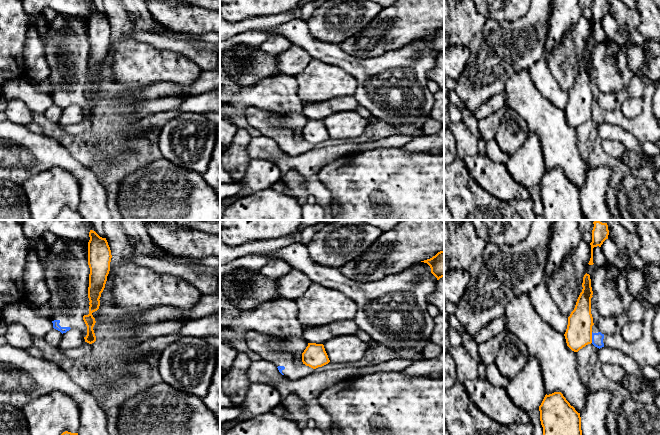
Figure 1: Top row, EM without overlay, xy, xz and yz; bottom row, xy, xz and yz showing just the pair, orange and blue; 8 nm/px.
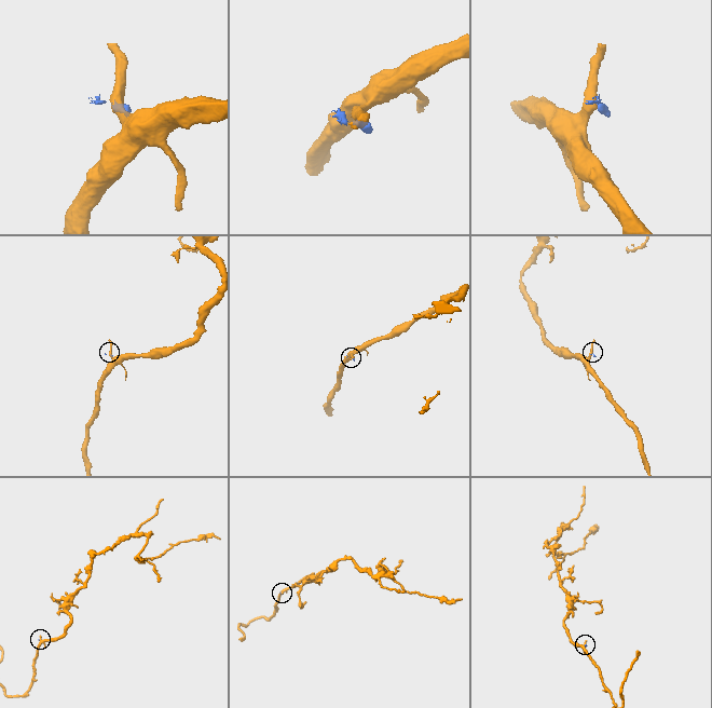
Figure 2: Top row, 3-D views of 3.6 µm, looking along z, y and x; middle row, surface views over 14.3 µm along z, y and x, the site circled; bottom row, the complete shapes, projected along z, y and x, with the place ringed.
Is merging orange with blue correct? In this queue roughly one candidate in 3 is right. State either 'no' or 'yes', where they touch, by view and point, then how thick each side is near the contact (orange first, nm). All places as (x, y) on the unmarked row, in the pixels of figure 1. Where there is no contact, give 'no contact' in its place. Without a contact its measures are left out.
no | yz (591, 113) | 220/100 nm

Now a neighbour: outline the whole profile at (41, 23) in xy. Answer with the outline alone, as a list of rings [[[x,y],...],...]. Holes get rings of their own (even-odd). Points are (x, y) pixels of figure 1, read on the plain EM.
[[[41,13],[37,14],[37,17],[34,21],[38,34],[40,36],[43,44],[45,43],[45,36],[50,24],[50,21],[45,18],[45,16]]]

